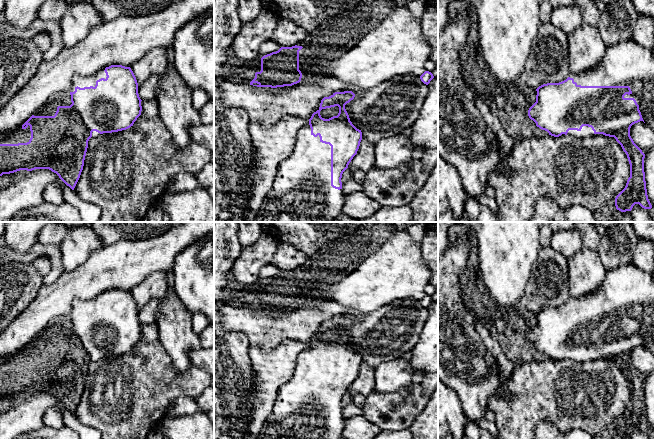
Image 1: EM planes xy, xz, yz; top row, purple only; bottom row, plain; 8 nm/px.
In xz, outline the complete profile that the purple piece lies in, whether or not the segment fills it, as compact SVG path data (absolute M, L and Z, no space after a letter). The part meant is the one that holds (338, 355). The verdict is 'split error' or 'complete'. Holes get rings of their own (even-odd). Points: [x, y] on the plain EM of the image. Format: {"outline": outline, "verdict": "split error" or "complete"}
{"outline": "M352 315L335 316L321 324L319 333L309 343L309 348L303 351L296 362L293 376L285 383L277 396L273 410L264 422L258 439L339 439L342 437L344 416L342 414L342 398L357 378L362 364L362 356L350 345L345 329L353 324ZM339 331L337 340L324 343L320 339L322 333Z", "verdict": "split error"}

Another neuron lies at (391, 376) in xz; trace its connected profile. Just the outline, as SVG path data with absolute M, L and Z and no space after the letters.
M400 358L381 363L374 372L375 391L393 393L408 386L414 371L409 361Z

